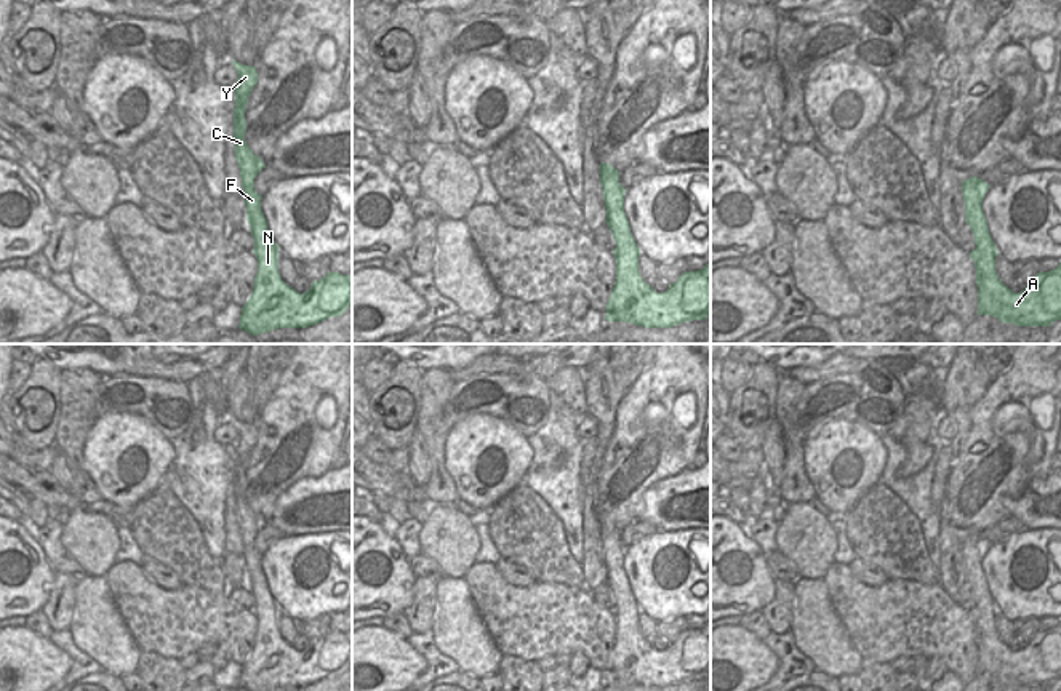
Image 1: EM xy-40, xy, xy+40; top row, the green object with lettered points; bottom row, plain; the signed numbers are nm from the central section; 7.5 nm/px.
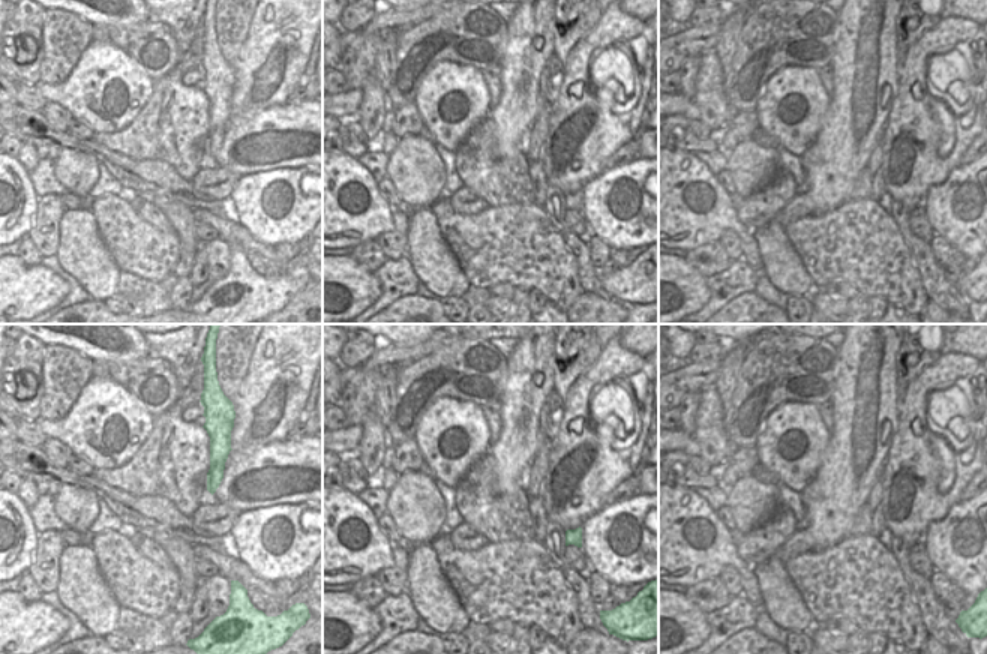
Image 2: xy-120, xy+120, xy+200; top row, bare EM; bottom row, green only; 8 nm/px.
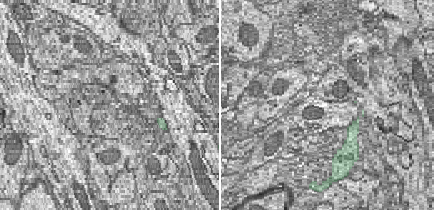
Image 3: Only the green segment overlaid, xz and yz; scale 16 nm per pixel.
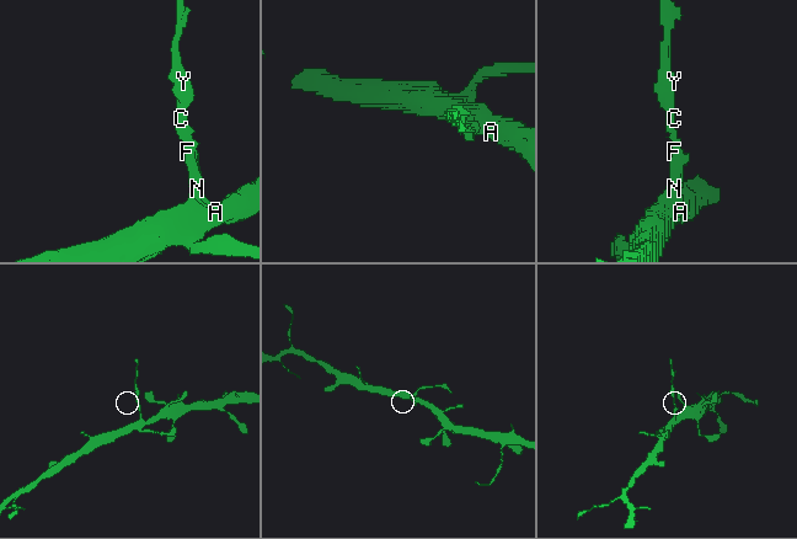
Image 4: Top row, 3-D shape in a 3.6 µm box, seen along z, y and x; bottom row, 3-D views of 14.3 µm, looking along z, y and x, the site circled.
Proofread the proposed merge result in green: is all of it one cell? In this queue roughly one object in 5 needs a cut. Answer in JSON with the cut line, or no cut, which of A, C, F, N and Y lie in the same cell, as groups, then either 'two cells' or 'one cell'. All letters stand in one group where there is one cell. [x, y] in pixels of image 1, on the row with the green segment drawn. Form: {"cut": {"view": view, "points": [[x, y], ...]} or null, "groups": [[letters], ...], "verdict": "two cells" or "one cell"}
{"cut": {"view": "xy", "points": [[629, 232], [623, 248], [615, 255]]}, "groups": [["A", "N"], ["C", "F", "Y"]], "verdict": "two cells"}

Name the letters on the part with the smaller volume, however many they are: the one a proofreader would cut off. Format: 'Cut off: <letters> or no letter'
Cut off: C, F, Y

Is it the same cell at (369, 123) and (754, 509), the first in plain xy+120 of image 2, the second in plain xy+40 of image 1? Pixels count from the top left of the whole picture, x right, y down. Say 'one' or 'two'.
one

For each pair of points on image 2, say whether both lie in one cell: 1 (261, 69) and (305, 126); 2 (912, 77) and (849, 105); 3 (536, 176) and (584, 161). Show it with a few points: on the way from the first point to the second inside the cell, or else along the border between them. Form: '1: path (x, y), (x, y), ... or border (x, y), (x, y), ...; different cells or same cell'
1: border (287, 101), (252, 110); different cells
2: border (900, 75), (900, 83), (887, 116); different cells
3: border (539, 161), (548, 182); different cells

